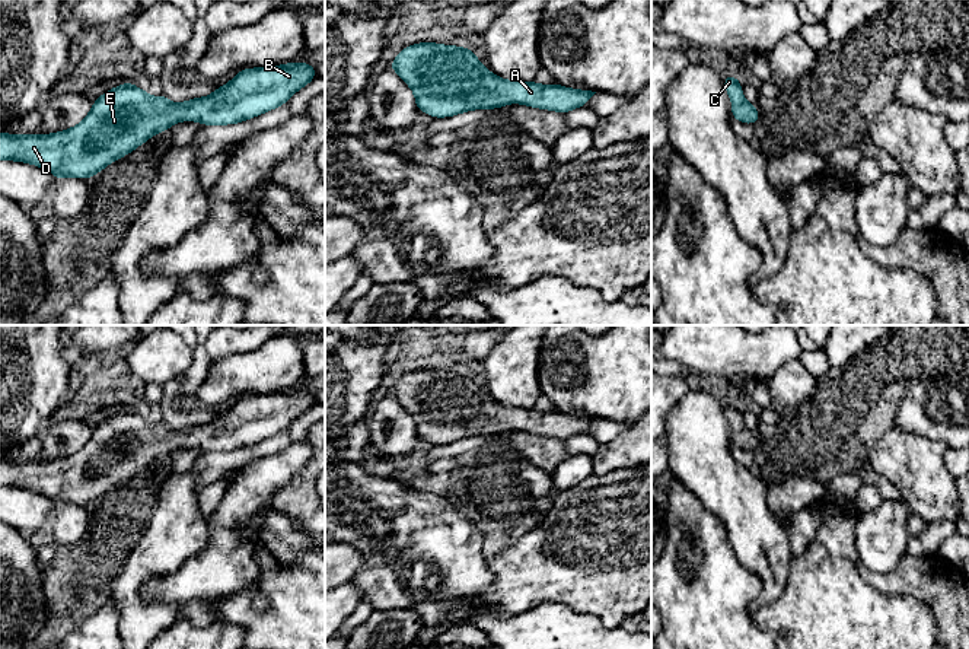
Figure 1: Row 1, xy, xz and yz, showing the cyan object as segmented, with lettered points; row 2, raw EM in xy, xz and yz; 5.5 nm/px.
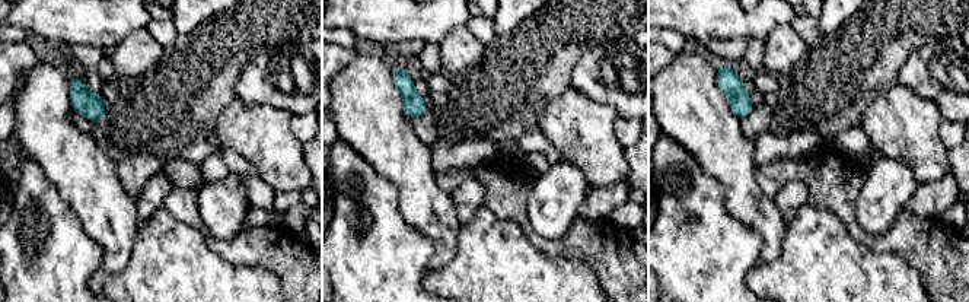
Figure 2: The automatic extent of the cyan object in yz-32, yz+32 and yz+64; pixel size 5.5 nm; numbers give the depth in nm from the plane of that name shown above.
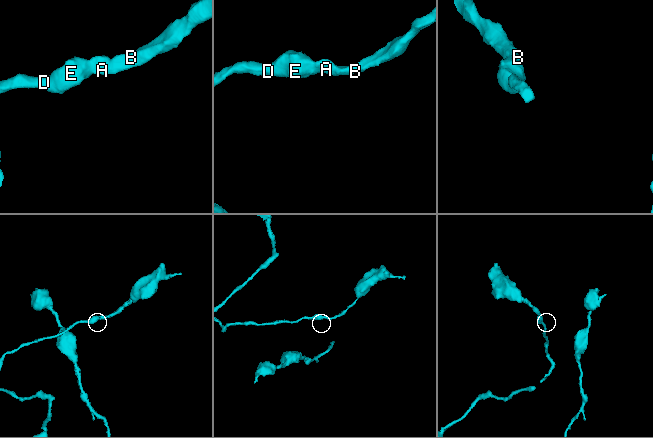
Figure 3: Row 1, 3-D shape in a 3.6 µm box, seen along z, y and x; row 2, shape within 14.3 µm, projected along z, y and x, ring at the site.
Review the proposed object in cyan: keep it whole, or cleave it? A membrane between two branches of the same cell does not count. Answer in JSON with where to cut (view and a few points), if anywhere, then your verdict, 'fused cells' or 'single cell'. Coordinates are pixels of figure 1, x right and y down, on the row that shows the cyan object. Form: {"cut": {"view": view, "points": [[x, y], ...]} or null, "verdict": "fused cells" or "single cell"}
{"cut": null, "verdict": "single cell"}

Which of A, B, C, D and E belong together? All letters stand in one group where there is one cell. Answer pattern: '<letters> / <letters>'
A B C D E

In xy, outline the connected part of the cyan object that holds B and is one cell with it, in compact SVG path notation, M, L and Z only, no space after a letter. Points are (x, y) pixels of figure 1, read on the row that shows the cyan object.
M309 63L243 69L211 95L181 104L170 102L165 95L153 98L133 82L124 83L101 95L87 117L76 127L54 134L0 133L0 159L36 165L57 179L68 176L90 179L114 160L124 158L156 133L166 131L179 121L198 121L203 125L238 124L286 104L315 77L315 66Z

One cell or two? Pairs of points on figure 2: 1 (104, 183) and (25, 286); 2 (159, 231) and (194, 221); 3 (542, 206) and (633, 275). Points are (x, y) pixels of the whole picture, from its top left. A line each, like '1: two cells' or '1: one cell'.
1: two cells
2: two cells
3: two cells

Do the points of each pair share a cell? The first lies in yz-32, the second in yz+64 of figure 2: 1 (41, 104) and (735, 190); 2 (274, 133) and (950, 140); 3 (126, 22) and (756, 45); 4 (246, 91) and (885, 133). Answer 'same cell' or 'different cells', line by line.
1: same cell
2: different cells
3: different cells
4: different cells

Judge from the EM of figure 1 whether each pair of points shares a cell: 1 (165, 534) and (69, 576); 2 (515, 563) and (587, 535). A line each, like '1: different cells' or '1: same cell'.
1: different cells
2: same cell

